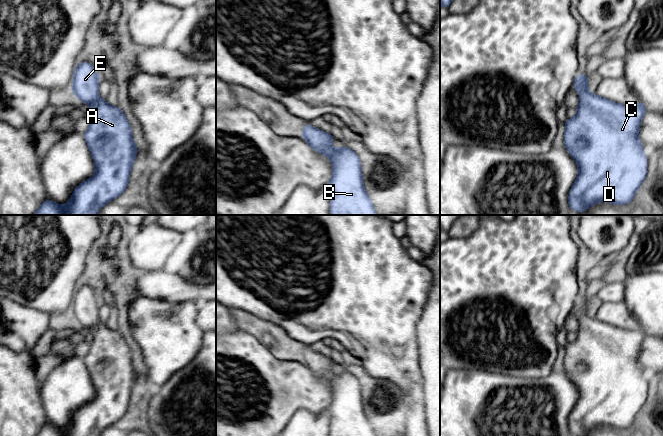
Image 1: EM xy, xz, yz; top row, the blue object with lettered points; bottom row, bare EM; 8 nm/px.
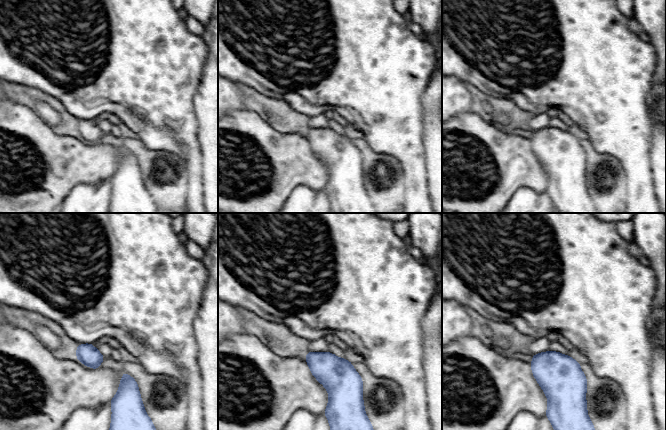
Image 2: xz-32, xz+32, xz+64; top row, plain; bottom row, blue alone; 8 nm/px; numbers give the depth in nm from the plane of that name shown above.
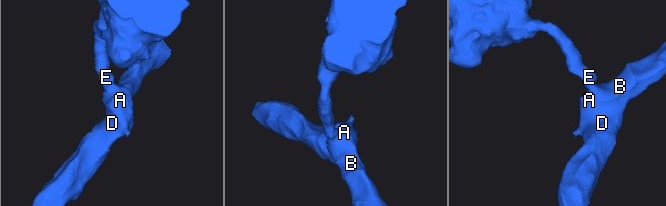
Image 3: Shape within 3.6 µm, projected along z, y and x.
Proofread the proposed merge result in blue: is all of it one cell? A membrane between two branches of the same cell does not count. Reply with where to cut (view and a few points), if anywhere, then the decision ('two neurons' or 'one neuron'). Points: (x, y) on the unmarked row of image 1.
cut none; one neuron

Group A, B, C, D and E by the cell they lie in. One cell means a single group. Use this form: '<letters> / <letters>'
A B C D E

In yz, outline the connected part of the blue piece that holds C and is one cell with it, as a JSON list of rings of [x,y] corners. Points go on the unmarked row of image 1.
[[[579,297],[575,301],[572,313],[579,317],[579,329],[576,333],[576,340],[564,345],[564,371],[577,387],[579,394],[568,420],[569,432],[577,436],[584,436],[599,426],[609,426],[616,430],[629,428],[648,397],[647,381],[644,377],[644,370],[639,364],[640,349],[644,338],[647,336],[645,328],[640,325],[636,329],[626,330],[599,321],[588,315],[590,306],[587,304],[588,300],[584,298]]]

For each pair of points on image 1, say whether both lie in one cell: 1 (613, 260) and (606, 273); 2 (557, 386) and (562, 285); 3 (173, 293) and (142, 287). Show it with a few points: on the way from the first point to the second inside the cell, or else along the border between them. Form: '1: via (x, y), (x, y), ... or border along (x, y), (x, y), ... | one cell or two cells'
1: via (612, 263), (608, 270) | one cell
2: border along (553, 370), (546, 376), (531, 378) | two cells
3: via (165, 287), (150, 287) | one cell

